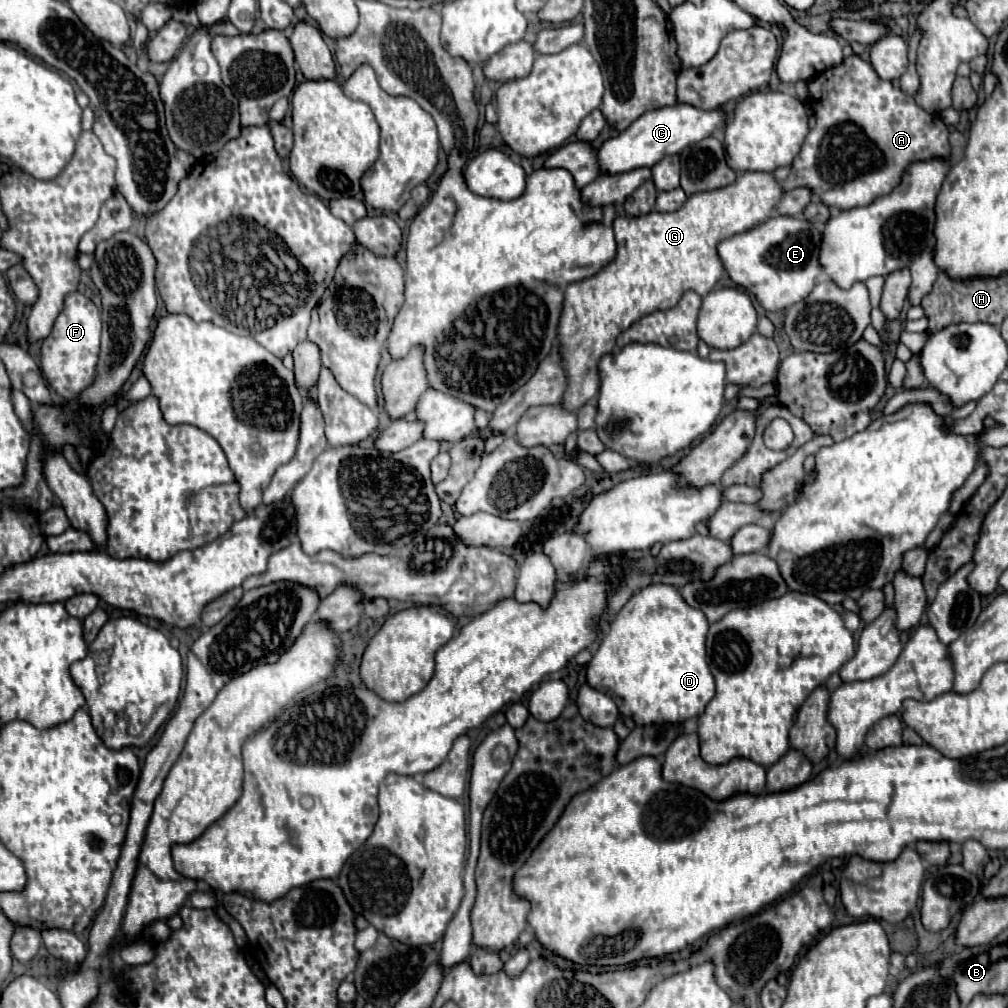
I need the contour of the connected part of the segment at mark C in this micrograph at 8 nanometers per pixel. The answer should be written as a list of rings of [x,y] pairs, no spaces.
[[[677,103],[667,109],[653,109],[651,113],[645,113],[635,123],[631,123],[619,137],[613,137],[599,147],[599,167],[601,171],[609,173],[625,173],[637,167],[653,167],[665,155],[681,153],[687,145],[701,141],[703,137],[709,137],[715,129],[723,129],[729,117],[731,115],[723,109],[705,111],[687,103]]]

